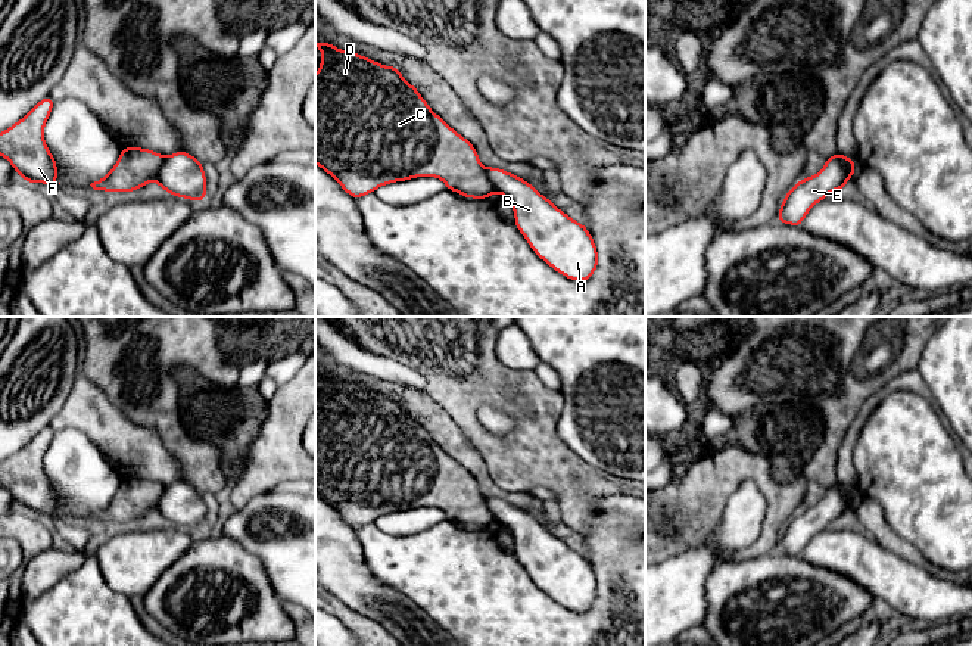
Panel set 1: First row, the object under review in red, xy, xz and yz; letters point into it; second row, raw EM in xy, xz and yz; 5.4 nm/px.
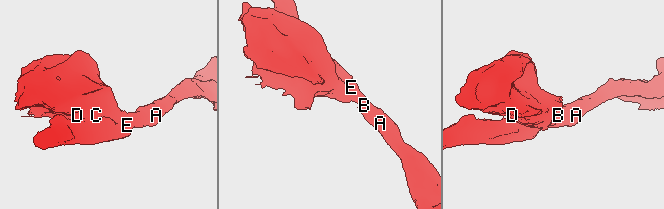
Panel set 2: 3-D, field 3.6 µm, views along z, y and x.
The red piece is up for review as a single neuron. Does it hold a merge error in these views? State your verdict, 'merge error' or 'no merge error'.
merge error

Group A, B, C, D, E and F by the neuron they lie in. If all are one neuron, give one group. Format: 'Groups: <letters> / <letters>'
Groups: A B E / C D F

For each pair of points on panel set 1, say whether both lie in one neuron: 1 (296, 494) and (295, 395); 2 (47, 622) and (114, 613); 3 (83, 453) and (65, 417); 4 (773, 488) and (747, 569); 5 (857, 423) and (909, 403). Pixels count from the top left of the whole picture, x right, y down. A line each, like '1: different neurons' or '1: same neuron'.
1: different neurons
2: same neuron
3: different neurons
4: different neurons
5: different neurons

